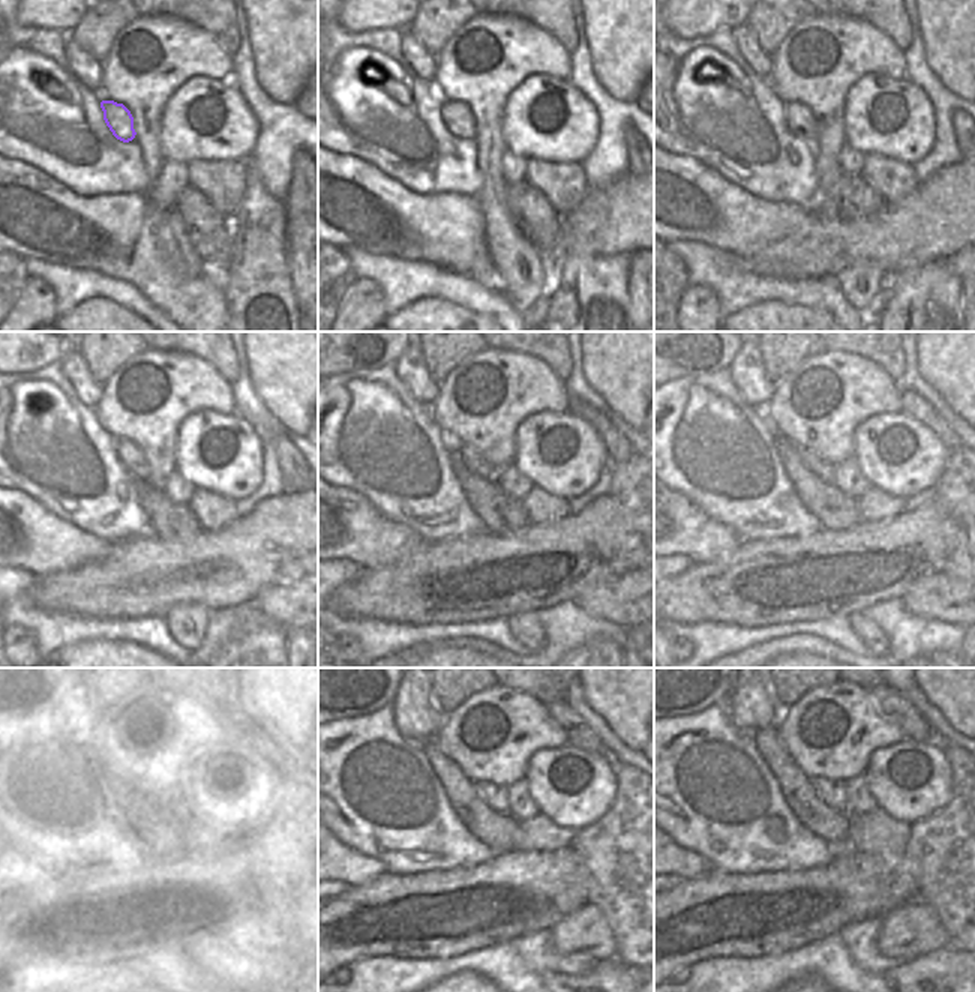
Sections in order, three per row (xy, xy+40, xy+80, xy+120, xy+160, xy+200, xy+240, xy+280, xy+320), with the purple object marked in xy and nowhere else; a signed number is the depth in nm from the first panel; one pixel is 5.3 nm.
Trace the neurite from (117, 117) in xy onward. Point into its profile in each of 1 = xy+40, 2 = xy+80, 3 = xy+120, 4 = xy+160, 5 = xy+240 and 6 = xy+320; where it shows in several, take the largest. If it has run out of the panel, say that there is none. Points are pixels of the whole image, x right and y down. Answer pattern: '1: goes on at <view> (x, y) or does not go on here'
1: goes on at xy+40 (459, 120)
2: goes on at xy+80 (798, 119)
3: goes on at xy+120 (131, 456)
4: goes on at xy+160 (474, 459)
5: goes on at xy+240 (155, 799)
6: goes on at xy+320 (831, 791)

